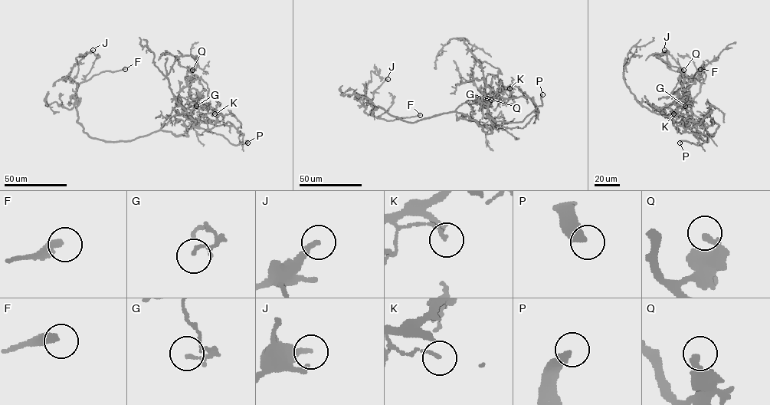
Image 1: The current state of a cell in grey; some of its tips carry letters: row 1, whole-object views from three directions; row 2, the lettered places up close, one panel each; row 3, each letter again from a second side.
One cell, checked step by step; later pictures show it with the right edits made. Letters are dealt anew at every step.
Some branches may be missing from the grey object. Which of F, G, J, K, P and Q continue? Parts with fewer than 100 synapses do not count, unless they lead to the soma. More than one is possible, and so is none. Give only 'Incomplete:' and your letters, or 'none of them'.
Incomplete: F, P

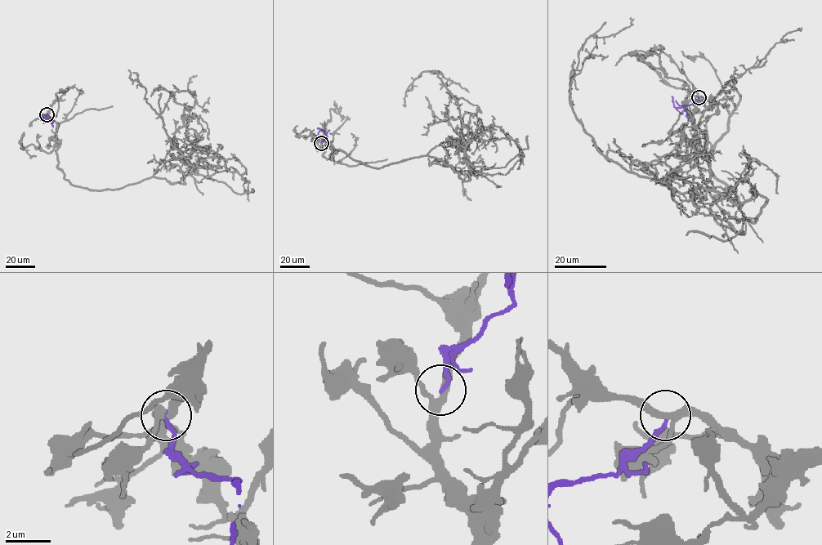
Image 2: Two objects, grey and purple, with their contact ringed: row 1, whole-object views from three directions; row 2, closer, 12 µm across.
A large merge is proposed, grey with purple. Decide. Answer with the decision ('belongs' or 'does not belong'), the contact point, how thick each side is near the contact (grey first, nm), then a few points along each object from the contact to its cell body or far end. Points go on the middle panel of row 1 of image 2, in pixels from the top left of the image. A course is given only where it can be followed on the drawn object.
does not belong; at (321, 143); 280 nm thick on the grey side, 150 nm on the other; grey runs (321, 143), (373, 167), (435, 157), (467, 180), (468, 130), (438, 73), (403, 104); purple runs (321, 143), (326, 137), (326, 132), (317, 127)

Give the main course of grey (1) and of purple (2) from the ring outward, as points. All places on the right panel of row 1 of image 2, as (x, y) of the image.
1: (699, 97), (744, 233), (721, 211), (762, 196), (627, 172), (576, 118), (578, 51), (630, 18)
2: (699, 97), (692, 104), (675, 108), (672, 96)

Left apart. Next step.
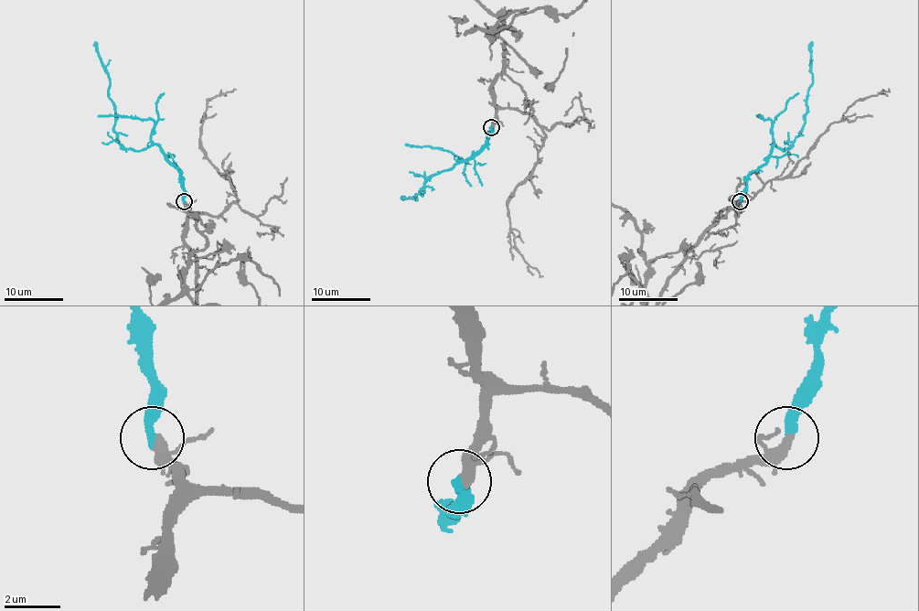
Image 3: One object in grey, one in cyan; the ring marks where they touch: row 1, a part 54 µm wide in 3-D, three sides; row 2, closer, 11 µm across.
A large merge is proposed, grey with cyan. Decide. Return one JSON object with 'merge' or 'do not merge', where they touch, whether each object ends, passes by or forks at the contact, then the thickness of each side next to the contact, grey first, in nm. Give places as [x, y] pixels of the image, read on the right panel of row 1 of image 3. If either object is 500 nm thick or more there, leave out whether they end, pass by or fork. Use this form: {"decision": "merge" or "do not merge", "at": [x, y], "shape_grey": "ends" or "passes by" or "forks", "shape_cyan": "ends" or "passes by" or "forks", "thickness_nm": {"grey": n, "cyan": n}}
{"decision": "merge", "at": [740, 201], "shape_grey": "forks", "shape_cyan": "ends", "thickness_nm": {"grey": 240, "cyan": 340}}

